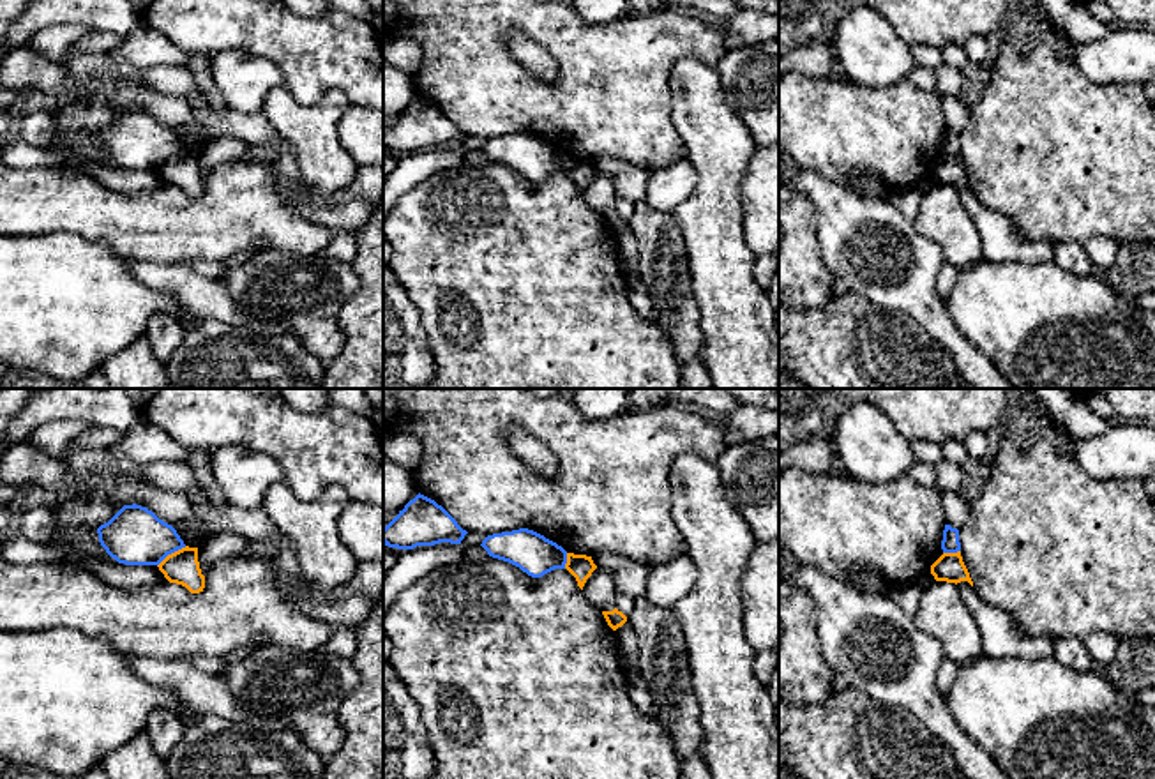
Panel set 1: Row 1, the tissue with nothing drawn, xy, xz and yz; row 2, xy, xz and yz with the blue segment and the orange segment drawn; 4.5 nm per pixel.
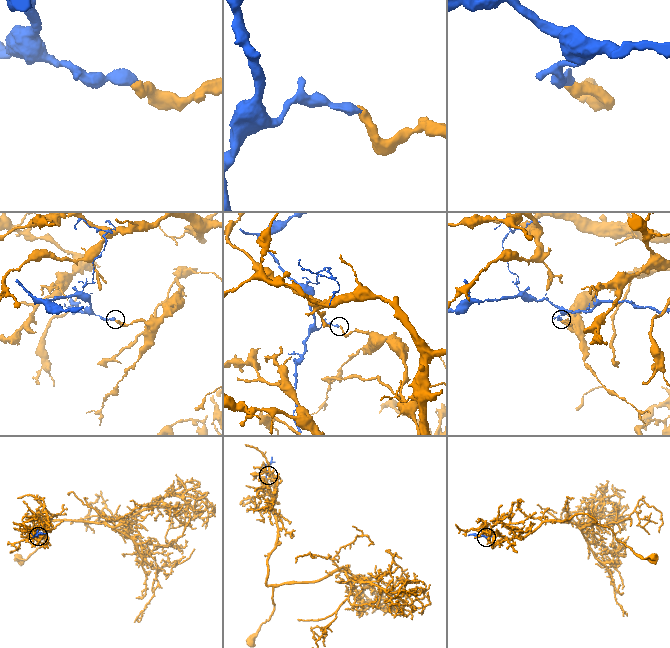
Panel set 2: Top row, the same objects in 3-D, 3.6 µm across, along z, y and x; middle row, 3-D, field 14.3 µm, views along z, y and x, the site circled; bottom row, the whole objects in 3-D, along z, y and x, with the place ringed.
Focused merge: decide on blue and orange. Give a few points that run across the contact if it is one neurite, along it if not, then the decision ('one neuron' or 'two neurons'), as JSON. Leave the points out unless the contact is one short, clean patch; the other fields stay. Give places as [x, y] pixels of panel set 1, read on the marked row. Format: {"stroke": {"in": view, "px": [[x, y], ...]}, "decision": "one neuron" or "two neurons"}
{"stroke": {"in": "xy", "px": [[186, 546], [172, 552], [158, 566]]}, "decision": "two neurons"}

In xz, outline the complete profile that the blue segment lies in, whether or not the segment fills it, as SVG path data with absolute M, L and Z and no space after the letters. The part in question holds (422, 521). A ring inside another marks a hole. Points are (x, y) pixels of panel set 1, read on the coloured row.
M419 493L383 528L383 544L397 549L440 542L461 544L466 533L442 505Z

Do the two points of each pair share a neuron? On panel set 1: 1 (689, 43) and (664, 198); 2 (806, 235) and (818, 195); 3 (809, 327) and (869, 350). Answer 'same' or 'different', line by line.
1: different
2: different
3: same

